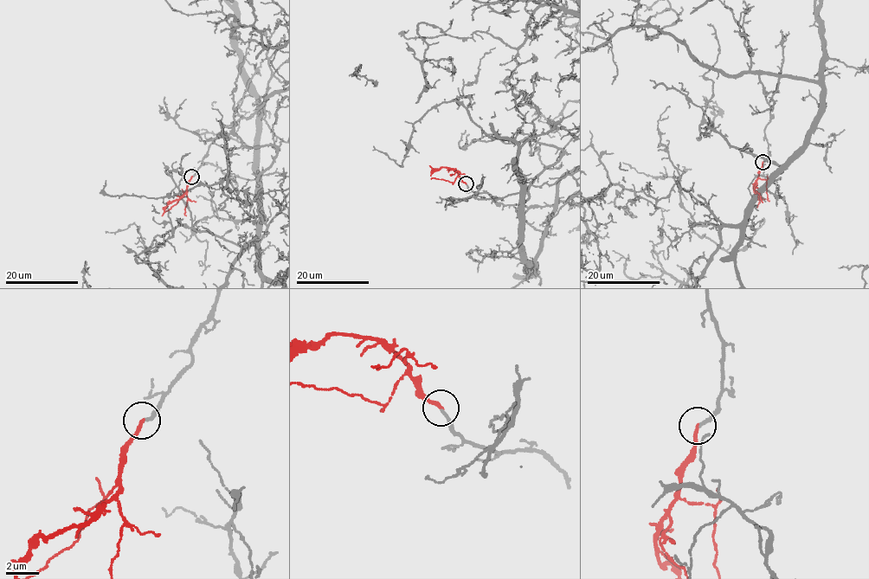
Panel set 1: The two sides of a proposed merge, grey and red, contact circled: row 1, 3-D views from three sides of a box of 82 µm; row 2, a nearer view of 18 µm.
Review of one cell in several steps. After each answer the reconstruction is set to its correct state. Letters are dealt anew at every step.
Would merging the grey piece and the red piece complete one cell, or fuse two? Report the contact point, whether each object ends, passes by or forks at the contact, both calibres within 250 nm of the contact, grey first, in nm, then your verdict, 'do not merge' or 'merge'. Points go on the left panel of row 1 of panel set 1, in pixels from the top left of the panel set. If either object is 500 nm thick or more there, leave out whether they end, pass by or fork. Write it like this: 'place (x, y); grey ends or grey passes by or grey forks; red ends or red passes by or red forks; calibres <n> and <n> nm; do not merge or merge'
place (191, 176); grey ends; red ends; calibres 170 and 200 nm; merge

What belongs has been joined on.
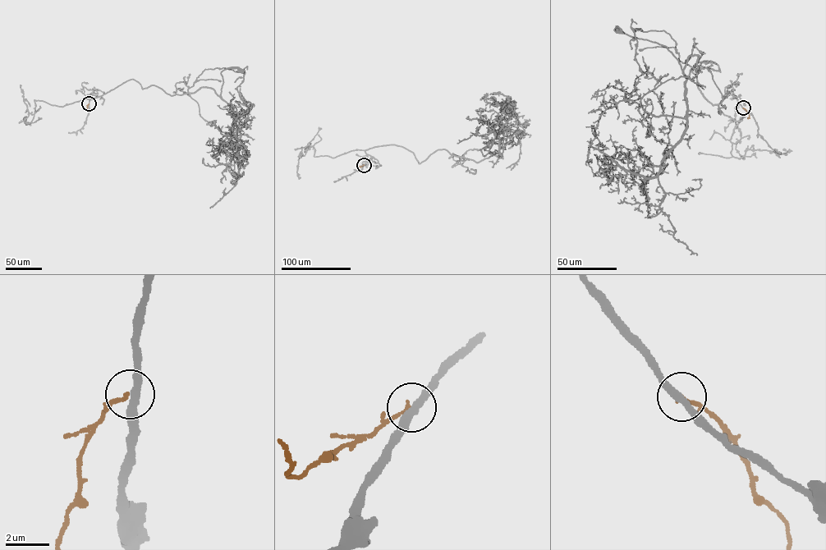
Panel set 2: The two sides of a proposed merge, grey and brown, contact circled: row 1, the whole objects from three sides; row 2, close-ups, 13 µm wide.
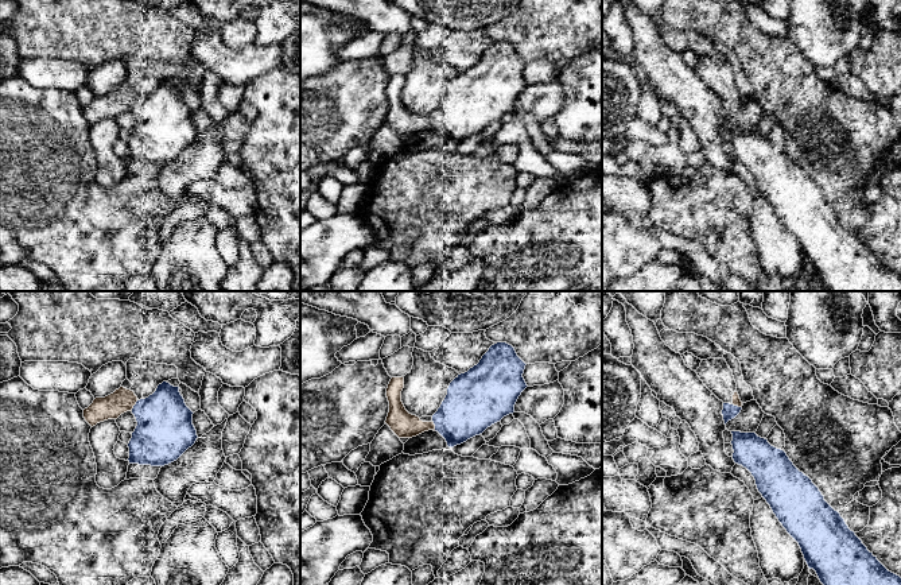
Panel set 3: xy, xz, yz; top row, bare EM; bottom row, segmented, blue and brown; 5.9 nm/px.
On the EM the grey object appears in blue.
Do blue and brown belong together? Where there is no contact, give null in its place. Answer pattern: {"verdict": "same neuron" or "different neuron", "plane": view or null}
{"verdict": "same neuron", "plane": "xy"}

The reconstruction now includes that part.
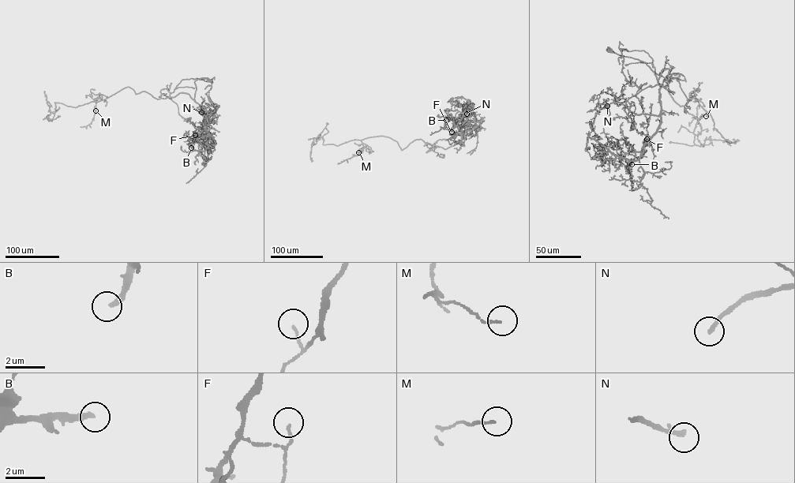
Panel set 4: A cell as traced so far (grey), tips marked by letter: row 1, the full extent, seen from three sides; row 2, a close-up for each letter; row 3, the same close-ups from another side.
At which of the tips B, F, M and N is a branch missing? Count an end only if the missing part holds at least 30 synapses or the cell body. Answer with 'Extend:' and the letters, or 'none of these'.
Extend: B, N

